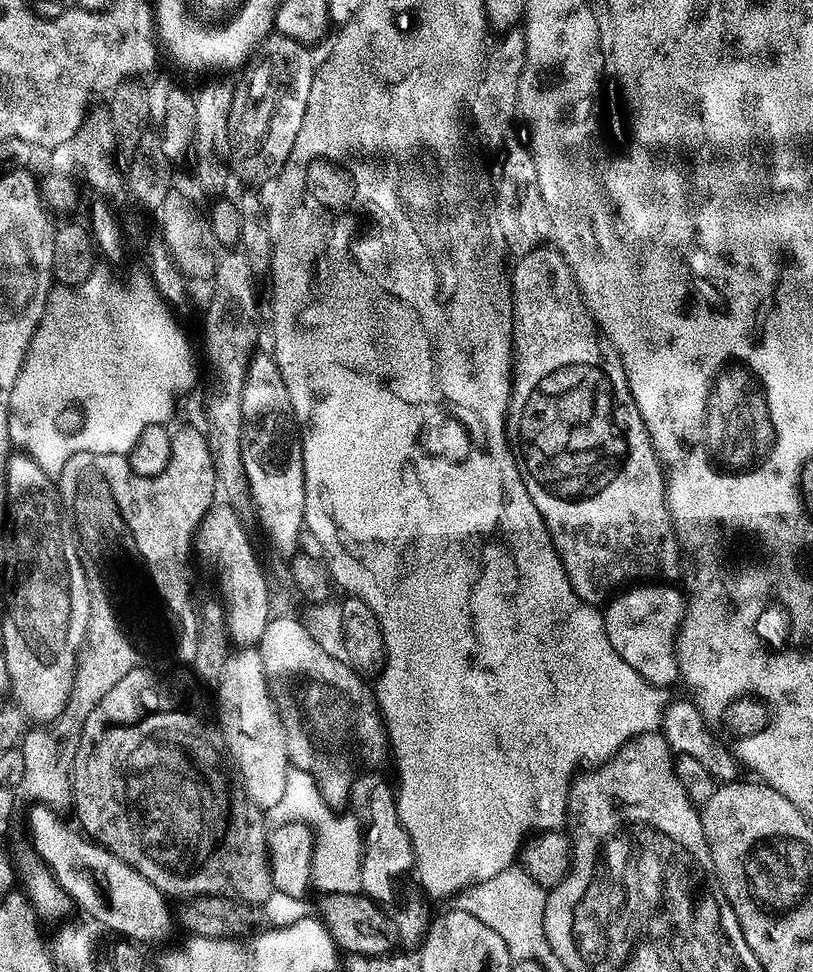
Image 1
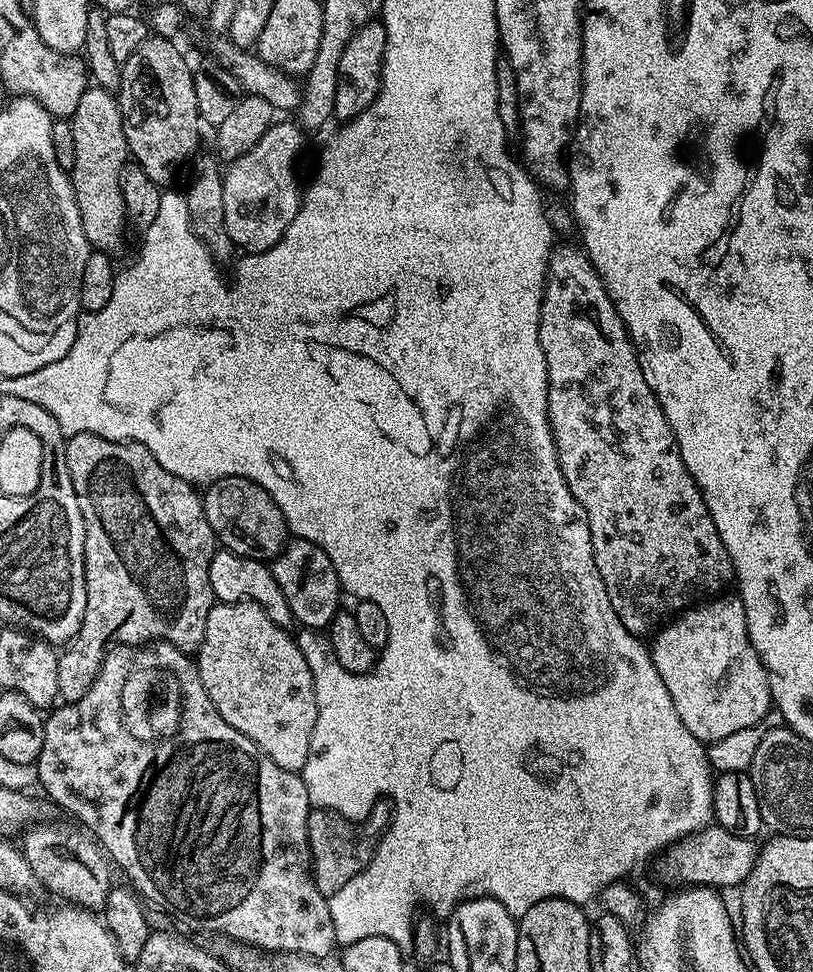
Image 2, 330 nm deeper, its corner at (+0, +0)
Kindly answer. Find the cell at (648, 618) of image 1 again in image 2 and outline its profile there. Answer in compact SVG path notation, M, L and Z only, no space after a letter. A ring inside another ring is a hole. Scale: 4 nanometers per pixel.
M728 595L709 599L669 619L655 633L656 641L651 641L650 644L654 670L658 670L666 690L670 690L674 710L678 710L678 718L682 718L682 726L686 726L686 730L690 730L690 734L694 734L694 738L698 738L705 746L714 744L738 730L759 725L764 720L763 716L768 711L771 713L774 708L768 675L750 642L746 610L739 595Z

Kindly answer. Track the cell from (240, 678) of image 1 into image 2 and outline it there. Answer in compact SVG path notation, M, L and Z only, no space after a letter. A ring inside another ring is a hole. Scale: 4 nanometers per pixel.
M240 600L237 604L213 603L206 618L204 641L198 649L198 667L200 677L210 694L210 702L262 754L266 754L282 770L303 773L306 758L310 754L310 738L316 734L316 682L314 668L308 665L304 652L292 641L293 633L287 628L280 628L262 610L262 606L252 604L249 600Z

